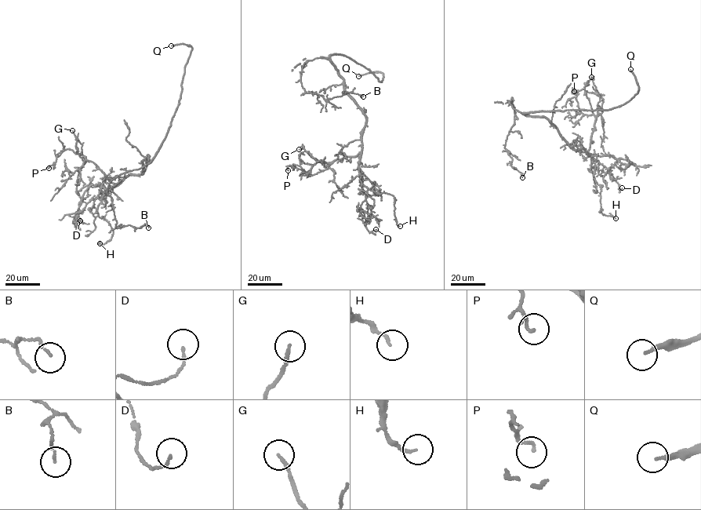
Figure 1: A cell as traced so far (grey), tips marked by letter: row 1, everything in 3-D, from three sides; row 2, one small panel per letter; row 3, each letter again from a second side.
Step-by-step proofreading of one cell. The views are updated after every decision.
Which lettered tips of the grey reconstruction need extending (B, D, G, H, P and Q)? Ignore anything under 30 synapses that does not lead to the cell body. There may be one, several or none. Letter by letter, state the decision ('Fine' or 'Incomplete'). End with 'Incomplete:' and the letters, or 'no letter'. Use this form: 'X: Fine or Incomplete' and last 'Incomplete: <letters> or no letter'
B: Fine
D: Fine
G: Fine
H: Fine
P: Fine
Q: Incomplete
Incomplete: Q

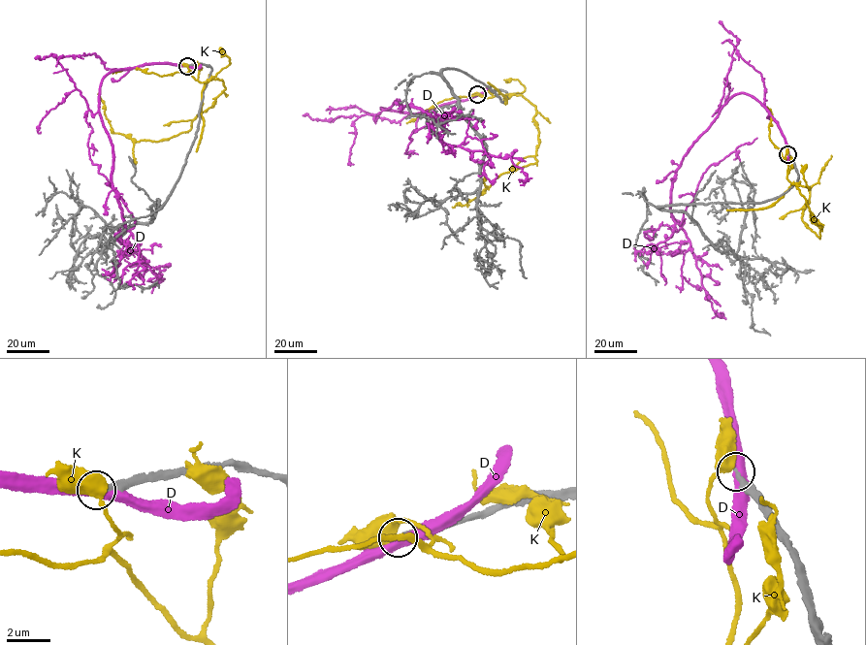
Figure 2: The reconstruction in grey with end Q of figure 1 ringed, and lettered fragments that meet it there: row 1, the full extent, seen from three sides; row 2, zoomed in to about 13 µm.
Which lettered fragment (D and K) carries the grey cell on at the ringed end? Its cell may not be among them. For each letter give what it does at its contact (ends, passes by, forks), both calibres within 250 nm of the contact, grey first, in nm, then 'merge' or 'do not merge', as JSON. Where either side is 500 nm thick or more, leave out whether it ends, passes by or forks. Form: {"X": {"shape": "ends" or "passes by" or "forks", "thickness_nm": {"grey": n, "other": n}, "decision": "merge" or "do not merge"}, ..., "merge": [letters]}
{"D": {"shape": "passes by", "thickness_nm": {"grey": 400, "other": 480}, "decision": "do not merge"}, "K": {"shape": "passes by", "thickness_nm": {"grey": 220, "other": 480}, "decision": "do not merge"}, "merge": []}

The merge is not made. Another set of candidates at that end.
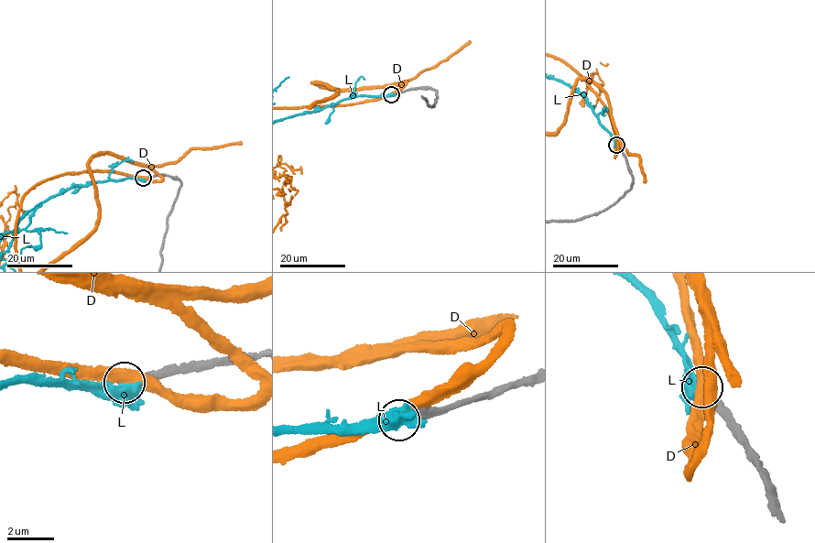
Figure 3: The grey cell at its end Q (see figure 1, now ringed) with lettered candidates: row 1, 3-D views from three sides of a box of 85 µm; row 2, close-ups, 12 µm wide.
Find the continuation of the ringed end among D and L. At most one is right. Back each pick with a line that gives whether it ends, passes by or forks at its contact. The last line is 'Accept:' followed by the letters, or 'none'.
L: It forks there
Accept: L

